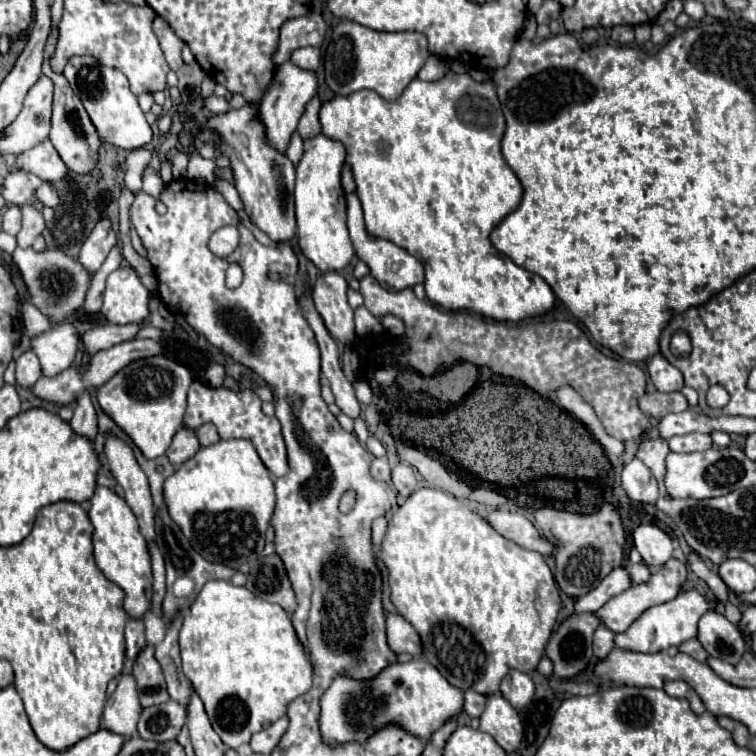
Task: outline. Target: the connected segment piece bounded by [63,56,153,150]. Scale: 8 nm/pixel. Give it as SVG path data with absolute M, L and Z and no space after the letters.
M73 56L67 62L63 76L69 80L73 92L81 98L101 140L123 150L135 150L153 140L151 126L137 104L137 96L129 90L129 82L123 72L99 64L93 56Z

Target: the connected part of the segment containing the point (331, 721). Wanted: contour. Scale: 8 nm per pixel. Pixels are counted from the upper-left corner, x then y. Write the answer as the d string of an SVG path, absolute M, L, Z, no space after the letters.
M413 658L407 664L395 662L371 680L359 682L339 676L321 698L321 734L329 744L363 742L385 724L399 724L407 732L429 740L447 720L461 714L463 702L463 692L449 684L435 666L425 662L425 658Z

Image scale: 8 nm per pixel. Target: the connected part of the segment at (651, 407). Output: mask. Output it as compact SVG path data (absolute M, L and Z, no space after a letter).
M647 392L639 398L639 406L643 410L645 416L649 418L663 418L665 414L671 412L683 412L689 408L685 396L681 392L671 392L671 394L663 394L663 392Z

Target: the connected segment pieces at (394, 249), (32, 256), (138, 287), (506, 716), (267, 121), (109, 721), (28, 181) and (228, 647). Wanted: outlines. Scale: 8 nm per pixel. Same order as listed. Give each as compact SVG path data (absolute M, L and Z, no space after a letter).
M349 194L347 196L347 226L349 226L349 234L351 234L351 242L353 242L353 248L357 252L357 256L367 262L367 266L371 268L371 276L383 284L383 286L389 286L391 290L403 290L403 288L413 288L415 284L423 282L425 280L425 274L423 274L423 264L411 256L405 248L389 242L389 240L381 240L381 238L375 238L371 240L365 232L365 224L363 224L363 212L361 212L361 202L355 194Z
M29 246L29 248L15 248L15 252L11 256L13 256L13 262L17 264L17 268L21 272L25 286L27 286L29 304L39 308L51 322L61 324L67 318L71 318L83 306L91 276L85 270L85 266L81 266L71 256L67 256L63 250L59 250L59 248L49 250L47 248L43 252L35 252Z
M121 266L107 278L101 314L111 324L143 322L149 316L149 290L131 266Z
M489 696L481 714L481 730L491 734L505 752L515 752L523 738L523 724L517 710L503 696Z
M285 62L285 64L281 64L277 68L275 82L271 84L269 92L263 96L263 100L257 106L257 118L265 126L265 136L267 136L269 144L275 150L279 150L281 154L285 154L285 150L289 146L289 140L291 140L293 132L297 130L299 118L305 112L307 102L315 96L315 92L317 92L317 76L315 76L315 72L301 70L291 62Z
M123 674L115 692L109 696L103 710L103 726L121 736L137 732L137 718L141 716L141 704L137 698L137 684L131 674Z
M15 170L15 172L7 174L1 194L3 194L5 202L17 204L17 206L31 202L41 210L43 204L39 204L35 198L35 188L39 188L39 186L41 186L41 180L35 174L29 174L25 170Z
M209 580L193 606L183 618L179 632L183 672L189 678L193 690L205 704L205 712L213 730L219 734L225 746L237 748L251 740L251 736L277 718L287 714L287 704L305 694L312 686L313 669L301 640L291 624L289 614L263 598L257 598L243 586L235 586L227 580Z

